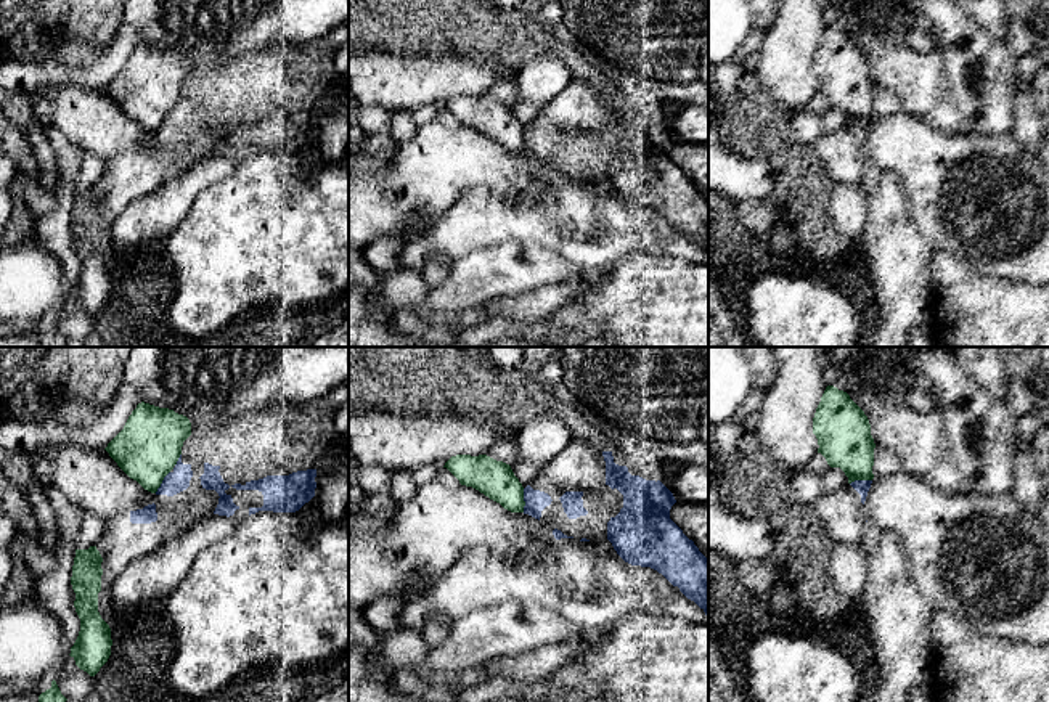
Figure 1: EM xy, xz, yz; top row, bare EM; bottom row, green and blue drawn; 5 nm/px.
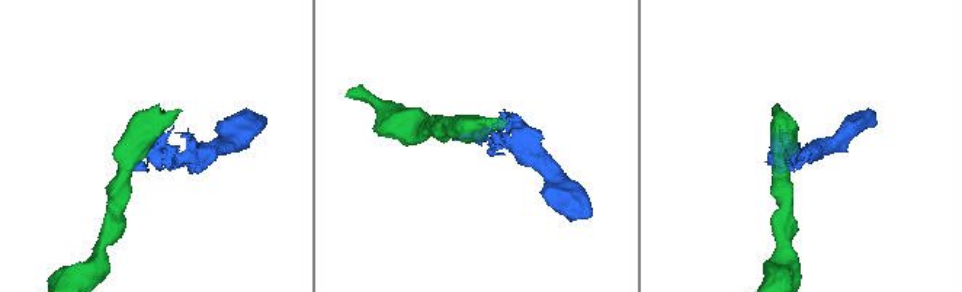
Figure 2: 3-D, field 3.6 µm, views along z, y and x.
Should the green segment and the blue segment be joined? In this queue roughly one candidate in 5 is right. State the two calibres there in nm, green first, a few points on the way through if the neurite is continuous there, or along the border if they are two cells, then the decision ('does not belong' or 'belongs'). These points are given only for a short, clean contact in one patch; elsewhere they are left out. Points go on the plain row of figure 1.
190 nm thick on the green side, 110 nm on the other; border along xz (522, 129), (524, 151); does not belong

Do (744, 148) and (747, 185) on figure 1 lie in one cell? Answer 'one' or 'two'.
two

